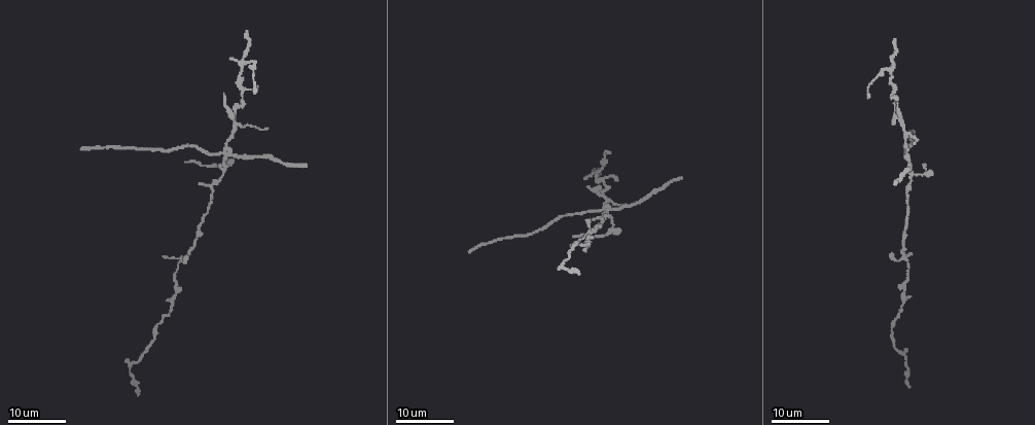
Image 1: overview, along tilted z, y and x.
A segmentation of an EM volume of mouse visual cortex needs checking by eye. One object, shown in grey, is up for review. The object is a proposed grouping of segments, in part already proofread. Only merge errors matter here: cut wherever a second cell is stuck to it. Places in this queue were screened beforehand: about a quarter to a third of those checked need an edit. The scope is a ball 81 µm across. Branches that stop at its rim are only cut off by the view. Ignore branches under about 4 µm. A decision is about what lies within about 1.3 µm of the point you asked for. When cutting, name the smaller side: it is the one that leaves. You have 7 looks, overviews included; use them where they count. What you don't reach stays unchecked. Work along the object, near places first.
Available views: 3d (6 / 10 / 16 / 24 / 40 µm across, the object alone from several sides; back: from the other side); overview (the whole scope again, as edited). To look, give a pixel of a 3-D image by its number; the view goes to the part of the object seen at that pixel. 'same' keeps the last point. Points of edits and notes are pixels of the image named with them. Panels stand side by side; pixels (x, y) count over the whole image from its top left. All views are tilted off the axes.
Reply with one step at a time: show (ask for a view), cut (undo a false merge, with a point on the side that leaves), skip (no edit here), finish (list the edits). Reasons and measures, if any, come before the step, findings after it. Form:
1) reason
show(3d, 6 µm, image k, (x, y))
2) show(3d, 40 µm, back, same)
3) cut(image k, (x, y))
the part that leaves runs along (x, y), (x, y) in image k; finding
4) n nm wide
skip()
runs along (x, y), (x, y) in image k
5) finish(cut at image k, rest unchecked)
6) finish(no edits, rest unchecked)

four-way junction
show(3d, 16 µm, image 1, (892, 69))

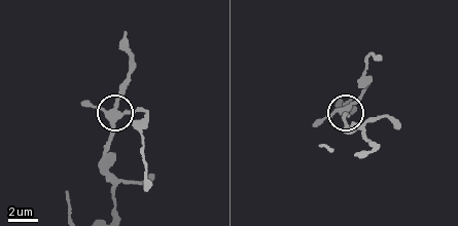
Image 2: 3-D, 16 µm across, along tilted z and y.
closer look
show(3d, 10 µm, image 2, (117, 109))

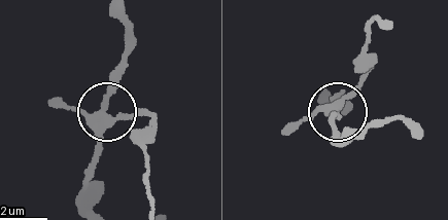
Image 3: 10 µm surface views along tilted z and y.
show(3d, 10 µm, back, image 3, (104, 115))

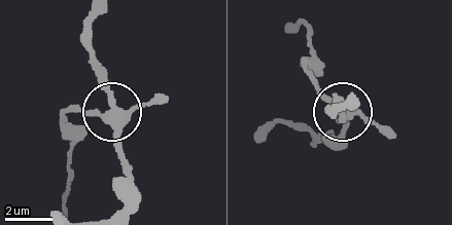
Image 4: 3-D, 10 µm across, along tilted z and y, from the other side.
side arm 6 µm
skip()
runs along (123, 205), (127, 166), (120, 120), (97, 58) in image 4; all the same cell

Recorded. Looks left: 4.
four arms meet
show(3d, 16 µm, image 1, (902, 257))

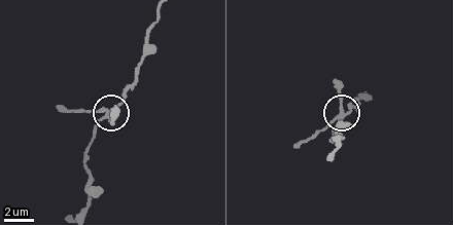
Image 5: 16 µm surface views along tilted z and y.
show(3d, 6 µm, image 5, (108, 113))

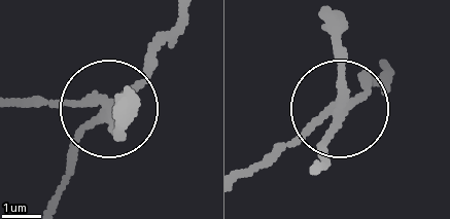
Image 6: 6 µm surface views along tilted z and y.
230 nm wide
skip()
continuous, no second cell

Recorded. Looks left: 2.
calibre changes
show(3d, 16 µm, image 1, (905, 194))

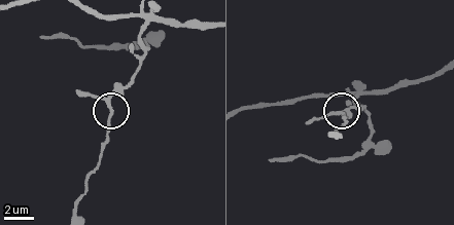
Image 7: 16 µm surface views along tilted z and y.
show(3d, 6 µm, image 7, (110, 111))

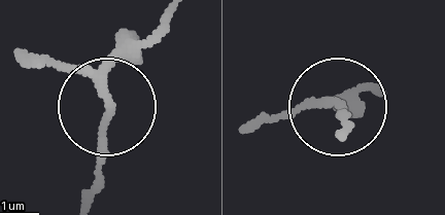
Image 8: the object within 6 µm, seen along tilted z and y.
skip()
all the same cell

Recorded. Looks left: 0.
finish(no edits, rest unchecked)

